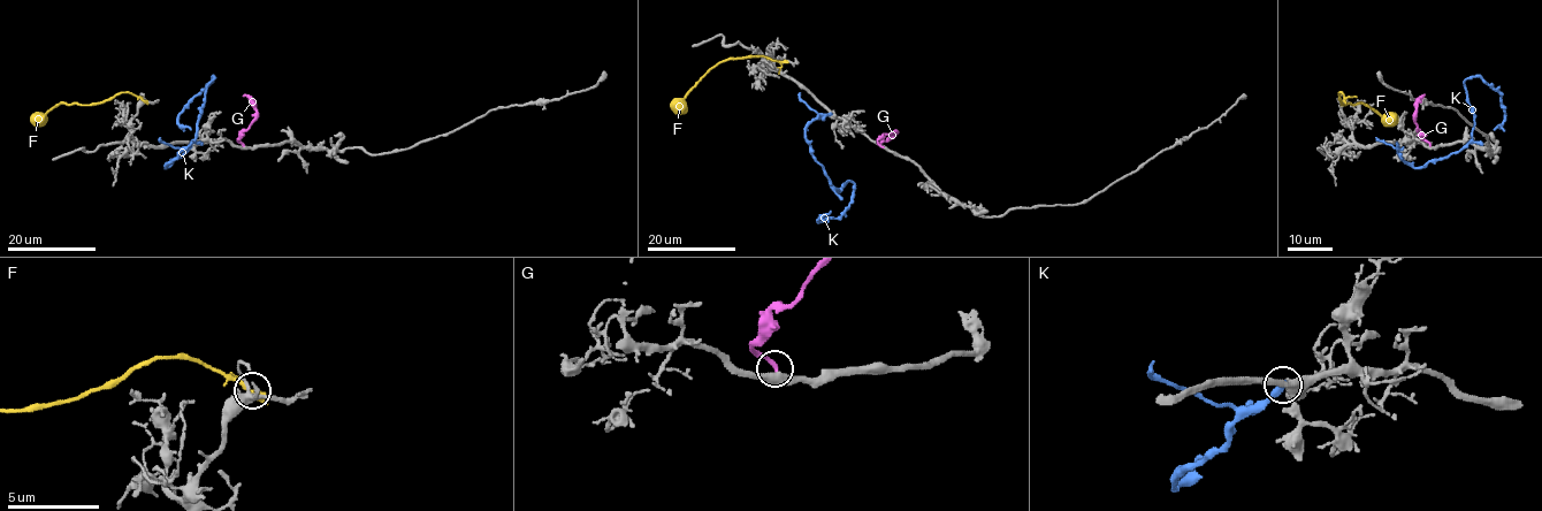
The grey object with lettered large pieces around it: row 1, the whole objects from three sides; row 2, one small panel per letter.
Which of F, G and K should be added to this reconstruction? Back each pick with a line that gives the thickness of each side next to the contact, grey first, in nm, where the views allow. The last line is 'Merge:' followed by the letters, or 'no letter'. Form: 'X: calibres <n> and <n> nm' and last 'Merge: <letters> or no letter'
Merge: no letter

